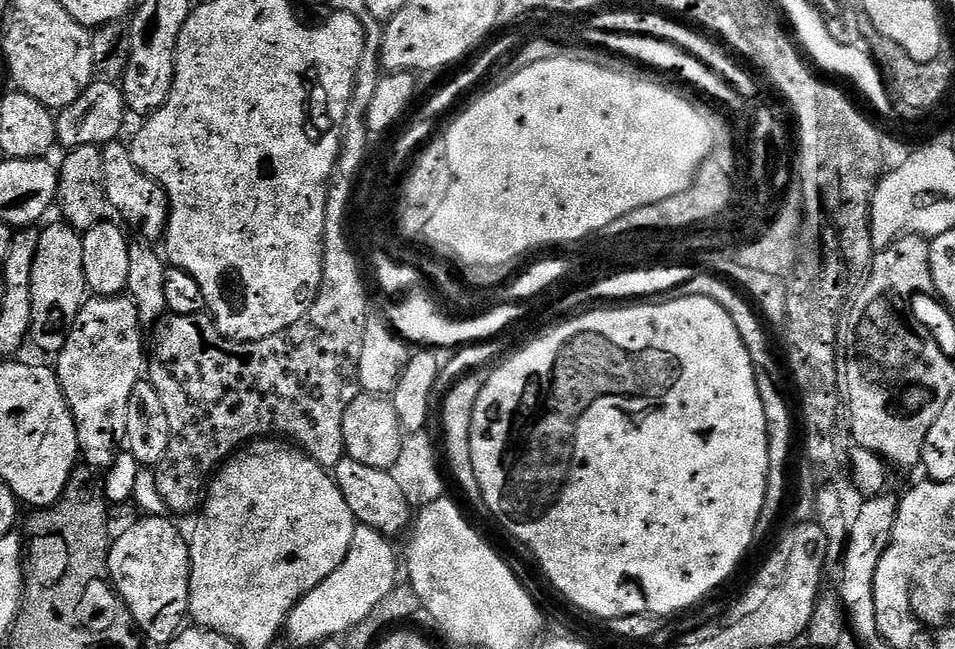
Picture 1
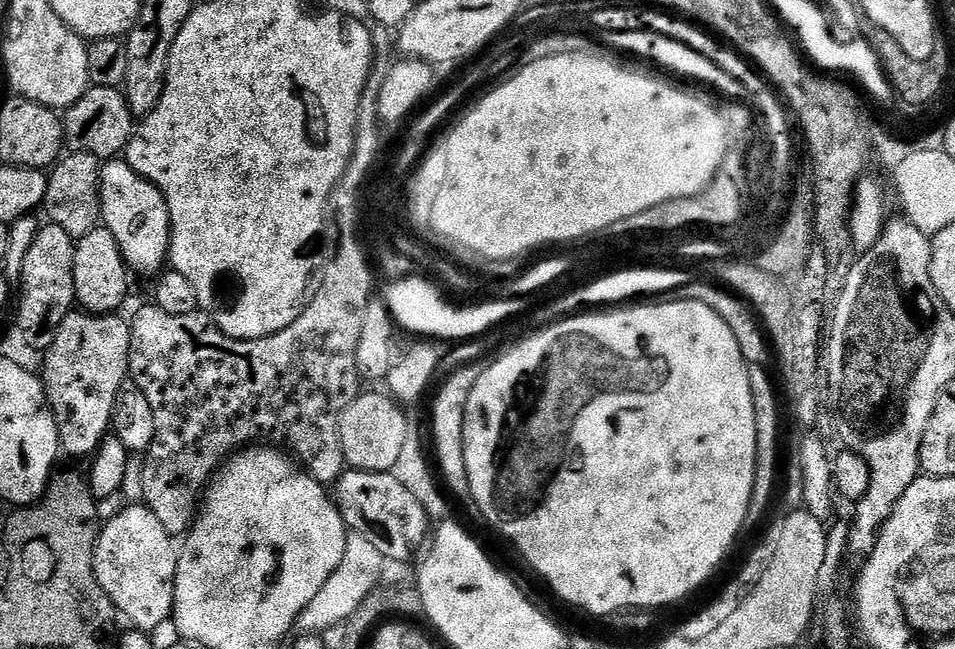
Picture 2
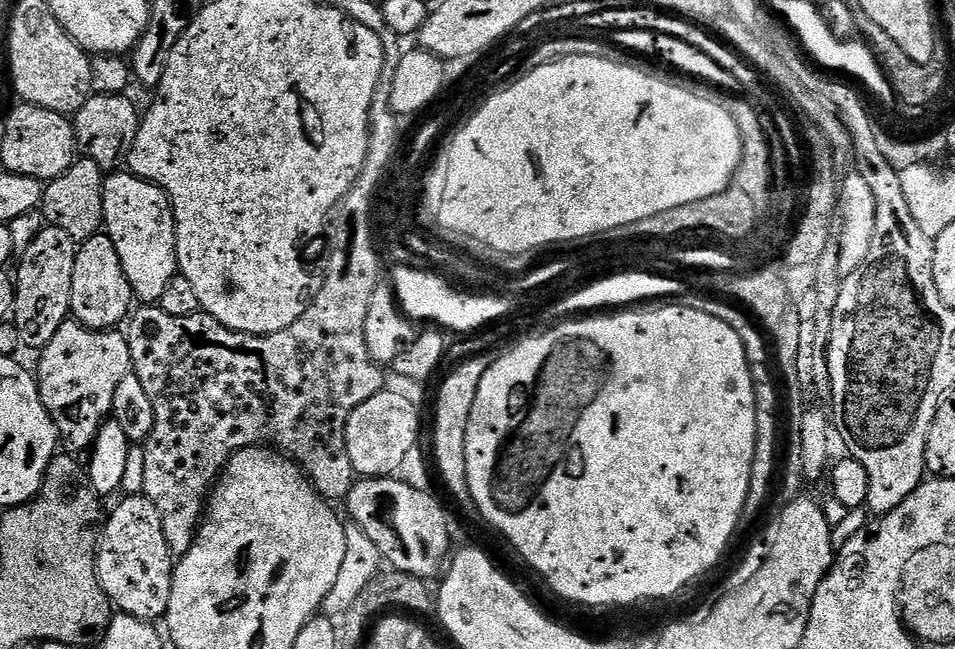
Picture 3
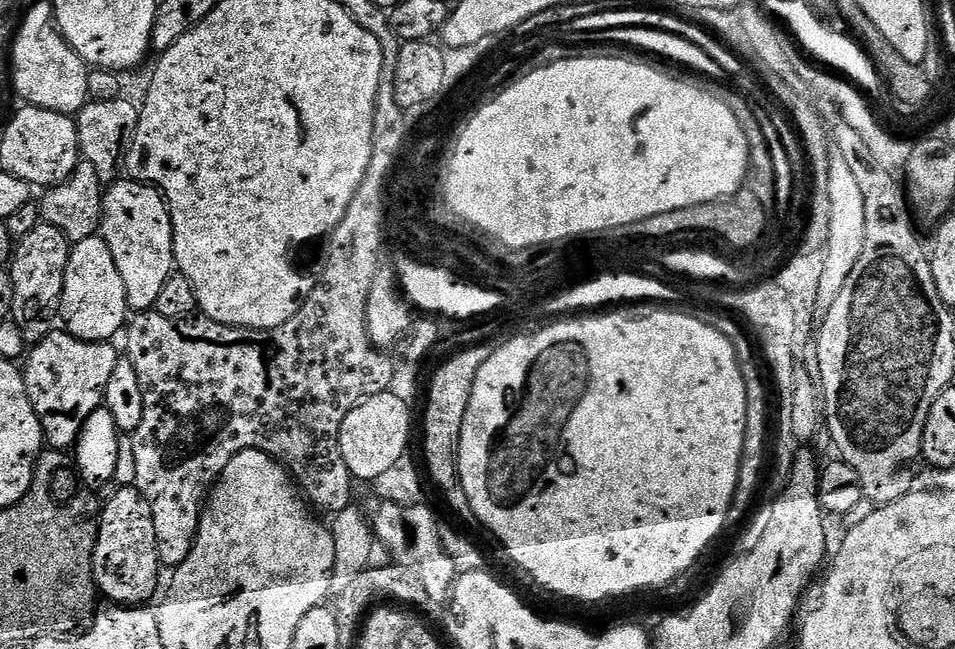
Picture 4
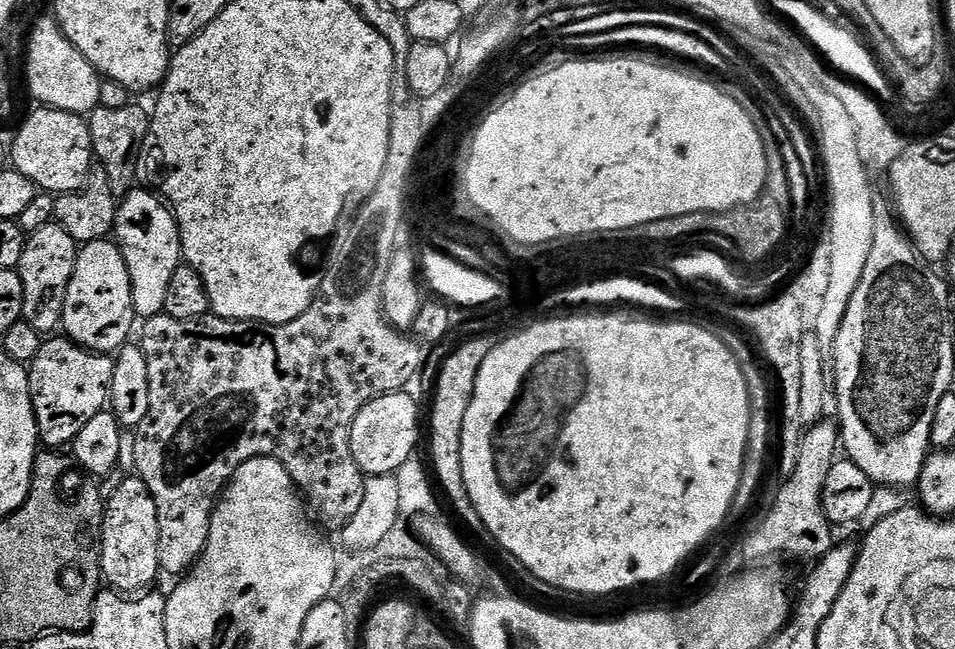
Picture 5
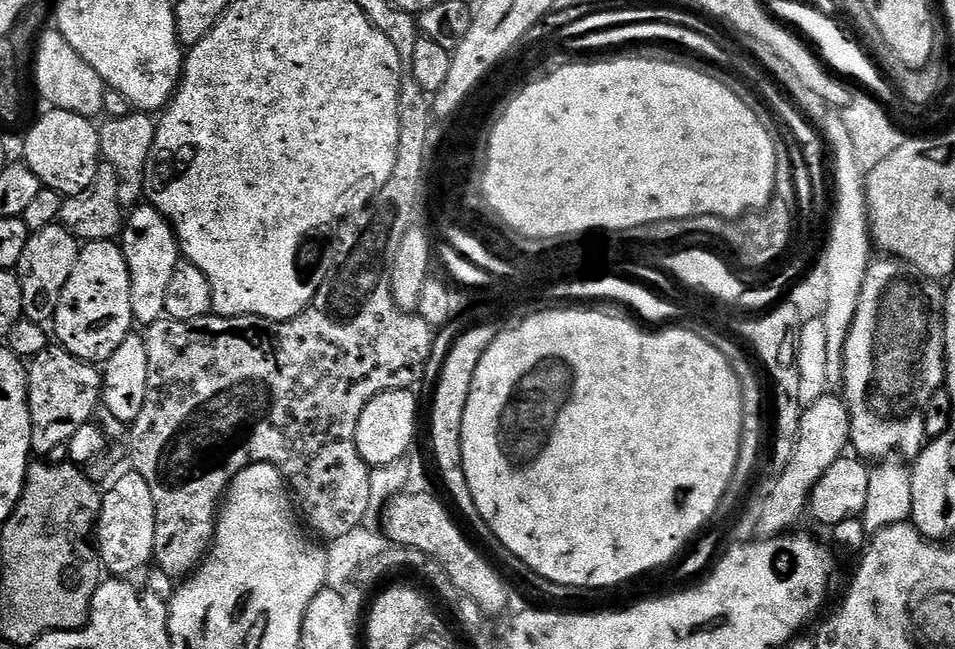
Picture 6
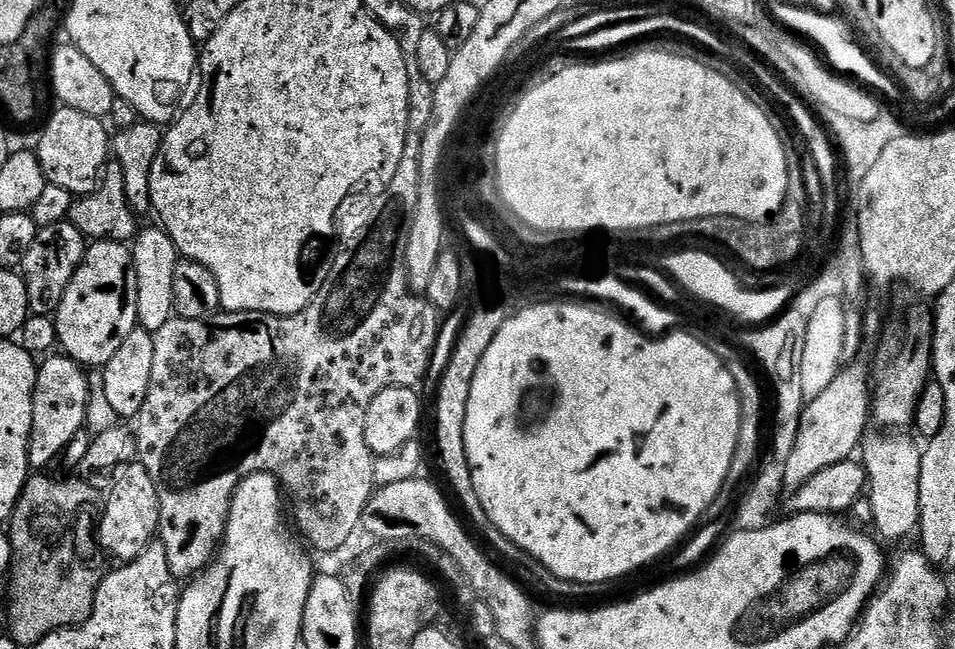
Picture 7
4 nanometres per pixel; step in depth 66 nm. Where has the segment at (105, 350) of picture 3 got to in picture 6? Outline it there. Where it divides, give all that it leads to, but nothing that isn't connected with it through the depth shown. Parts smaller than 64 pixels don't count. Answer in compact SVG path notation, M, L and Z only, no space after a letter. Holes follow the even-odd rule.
M59 346L42 350L30 360L27 369L32 450L37 457L44 458L55 448L63 449L73 434L97 415L102 404L102 372L97 365L74 358L74 354Z

